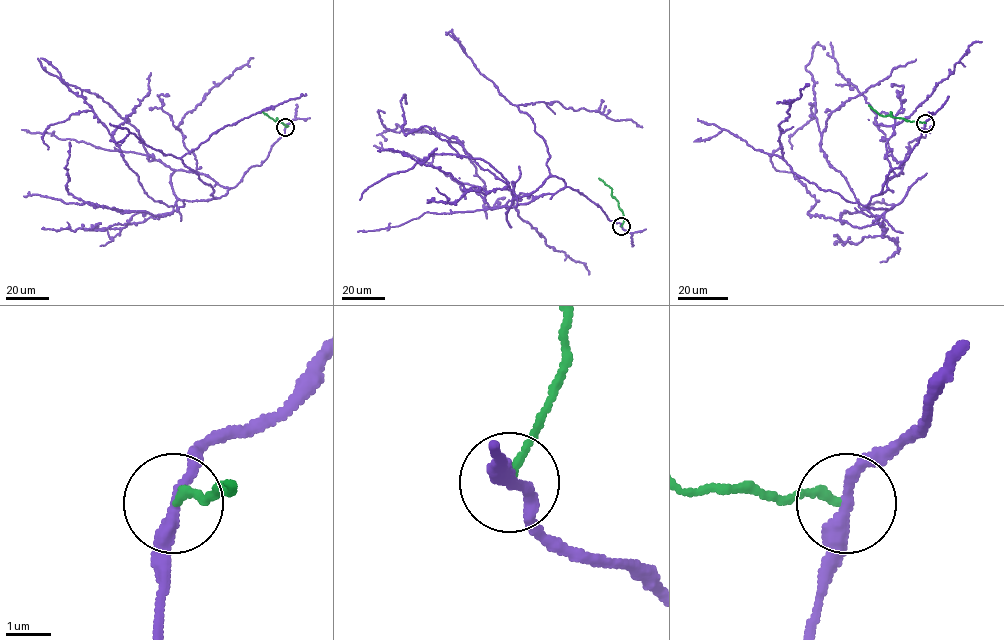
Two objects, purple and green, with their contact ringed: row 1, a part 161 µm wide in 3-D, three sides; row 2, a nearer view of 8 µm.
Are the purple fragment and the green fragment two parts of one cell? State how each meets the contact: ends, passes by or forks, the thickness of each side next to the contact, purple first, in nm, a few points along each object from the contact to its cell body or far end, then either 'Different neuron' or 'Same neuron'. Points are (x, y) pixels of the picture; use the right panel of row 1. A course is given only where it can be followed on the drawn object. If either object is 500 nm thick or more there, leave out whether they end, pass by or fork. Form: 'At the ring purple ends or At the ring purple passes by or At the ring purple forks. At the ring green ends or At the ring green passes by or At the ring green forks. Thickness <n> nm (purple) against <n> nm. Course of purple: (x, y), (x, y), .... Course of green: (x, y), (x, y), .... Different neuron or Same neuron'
At the ring purple passes by. At the ring green ends. Thickness 300 nm (purple) against 170 nm. Course of purple: (925, 123), (908, 157), (866, 205), (892, 208), (878, 216), (858, 206), (820, 148), (832, 112), (916, 59). Course of green: (925, 123), (881, 115), (868, 105). Different neuron

